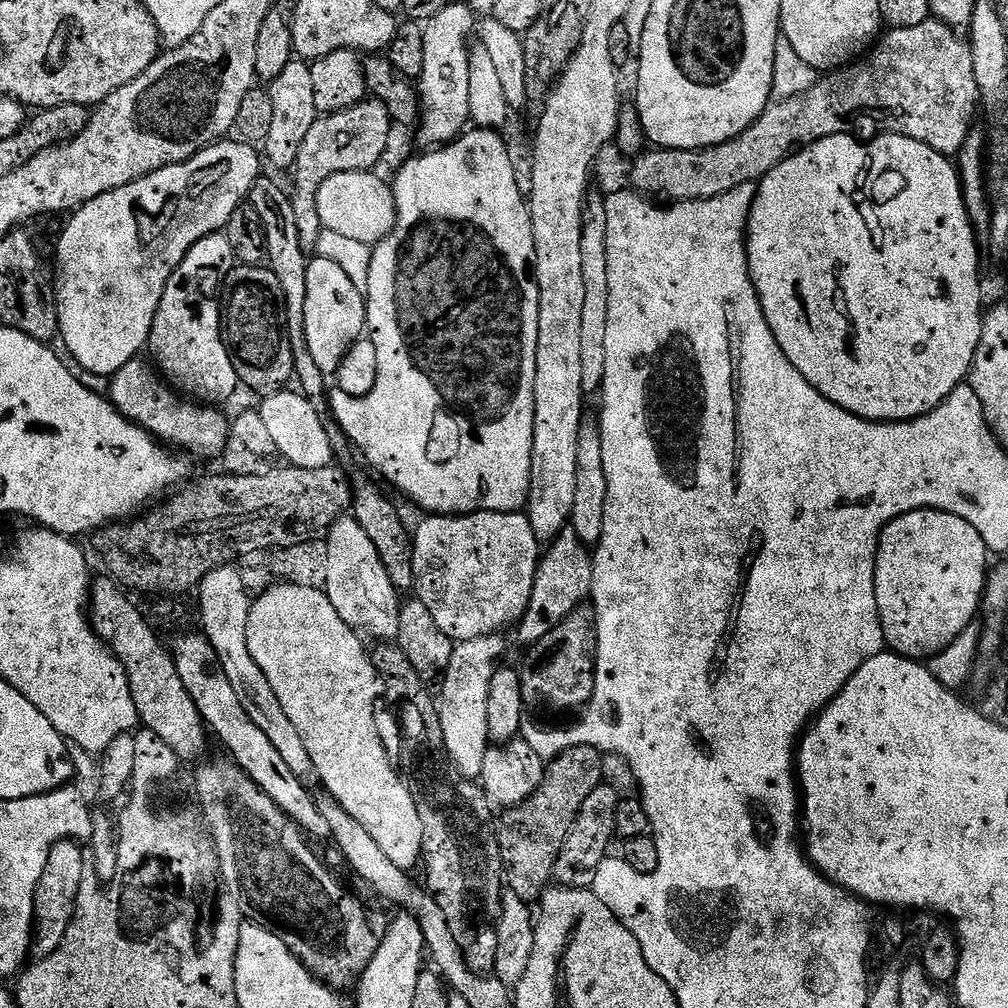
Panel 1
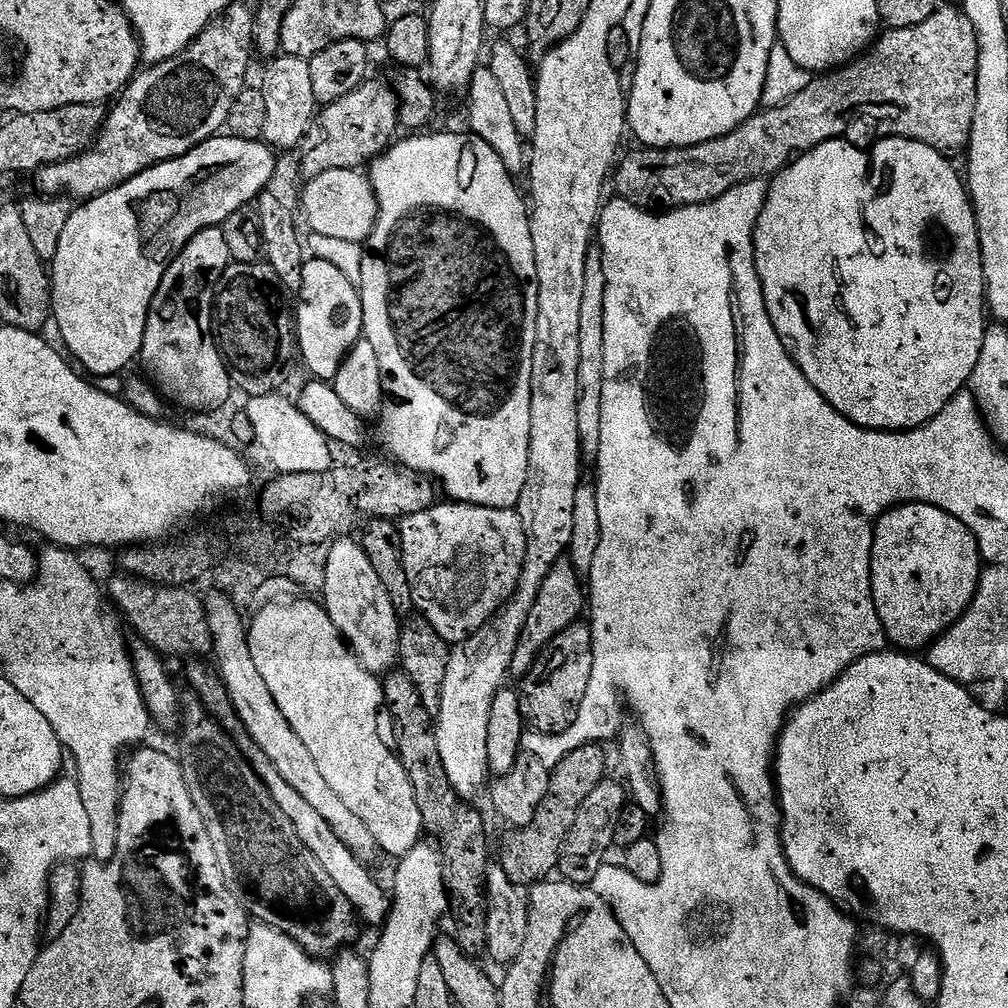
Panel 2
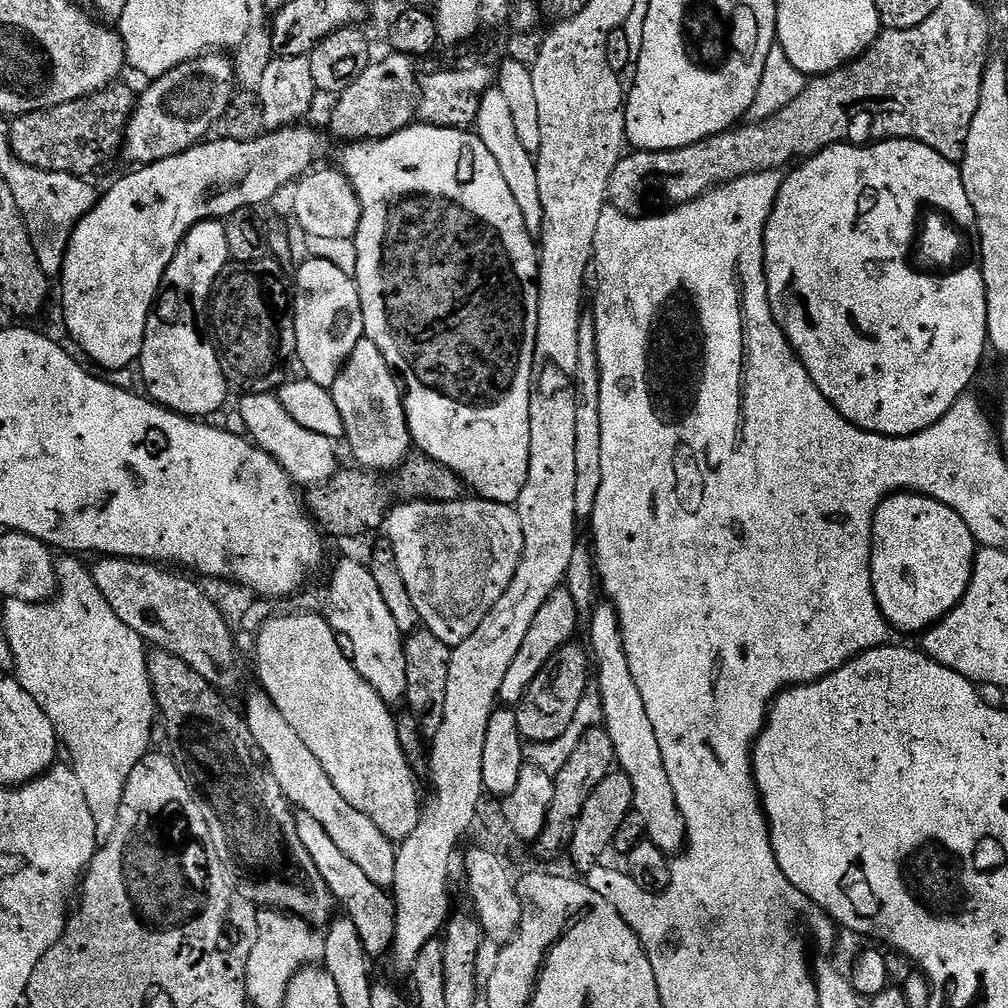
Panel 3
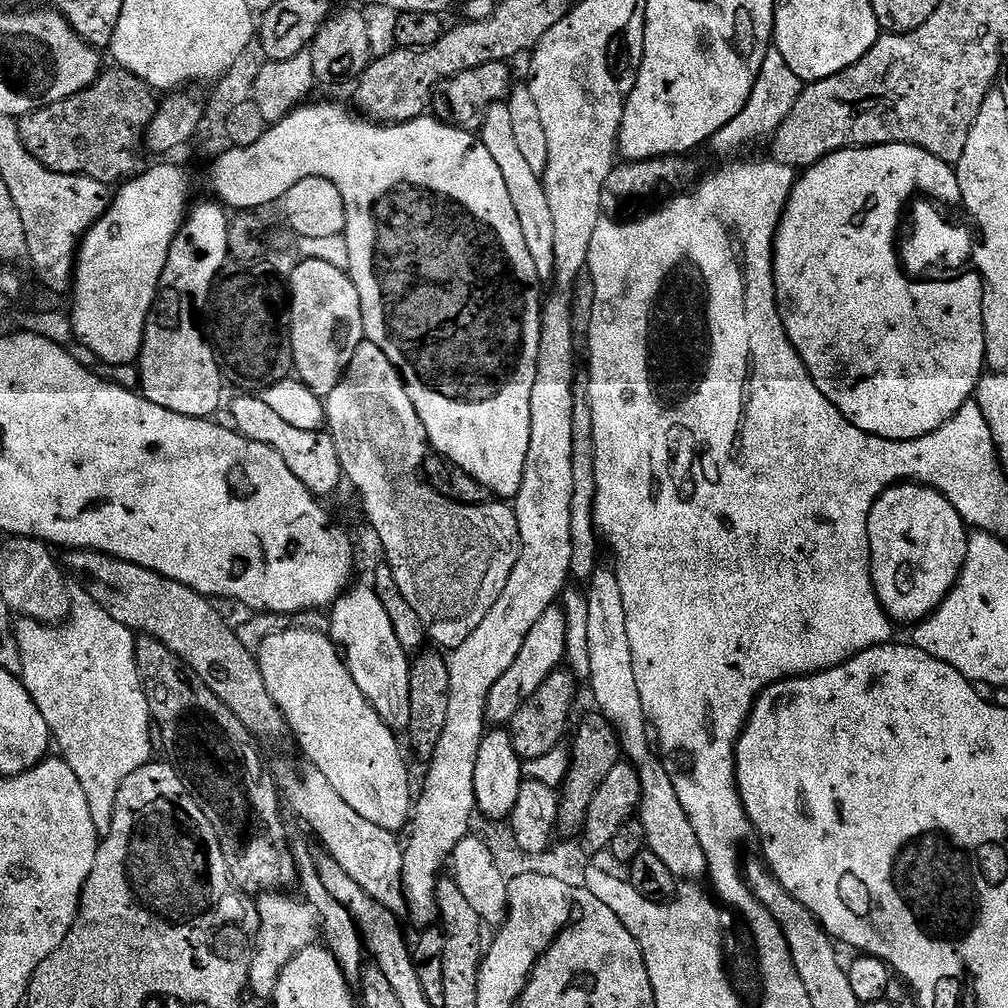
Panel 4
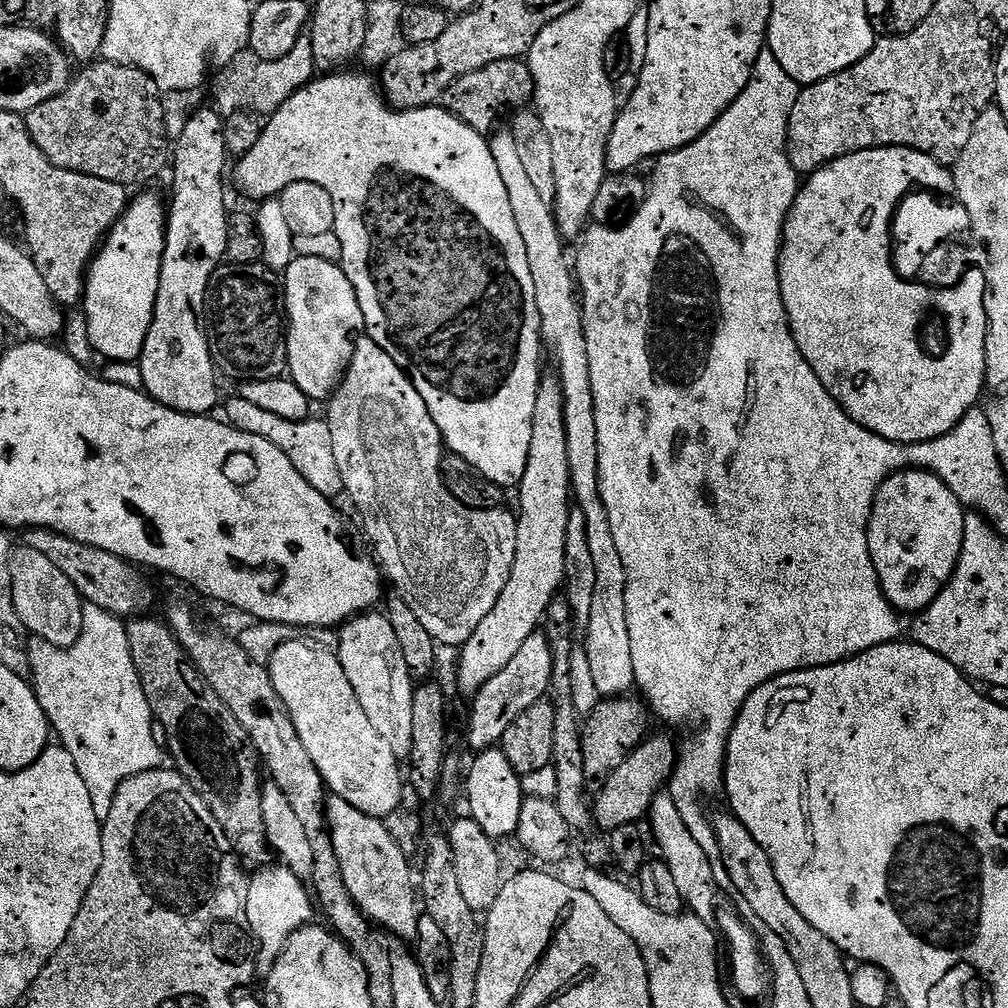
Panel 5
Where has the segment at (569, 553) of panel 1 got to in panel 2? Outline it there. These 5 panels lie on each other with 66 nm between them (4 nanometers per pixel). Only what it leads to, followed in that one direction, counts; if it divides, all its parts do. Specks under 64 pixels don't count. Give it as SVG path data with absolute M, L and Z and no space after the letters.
M565 558L552 567L546 582L542 584L542 590L538 590L534 606L530 606L530 618L526 618L526 626L522 626L522 638L518 638L518 650L514 650L511 675L516 678L525 676L534 666L538 654L542 654L542 650L550 646L558 634L562 634L562 630L577 623L583 617L580 616L583 612L585 615L586 584L571 559Z

